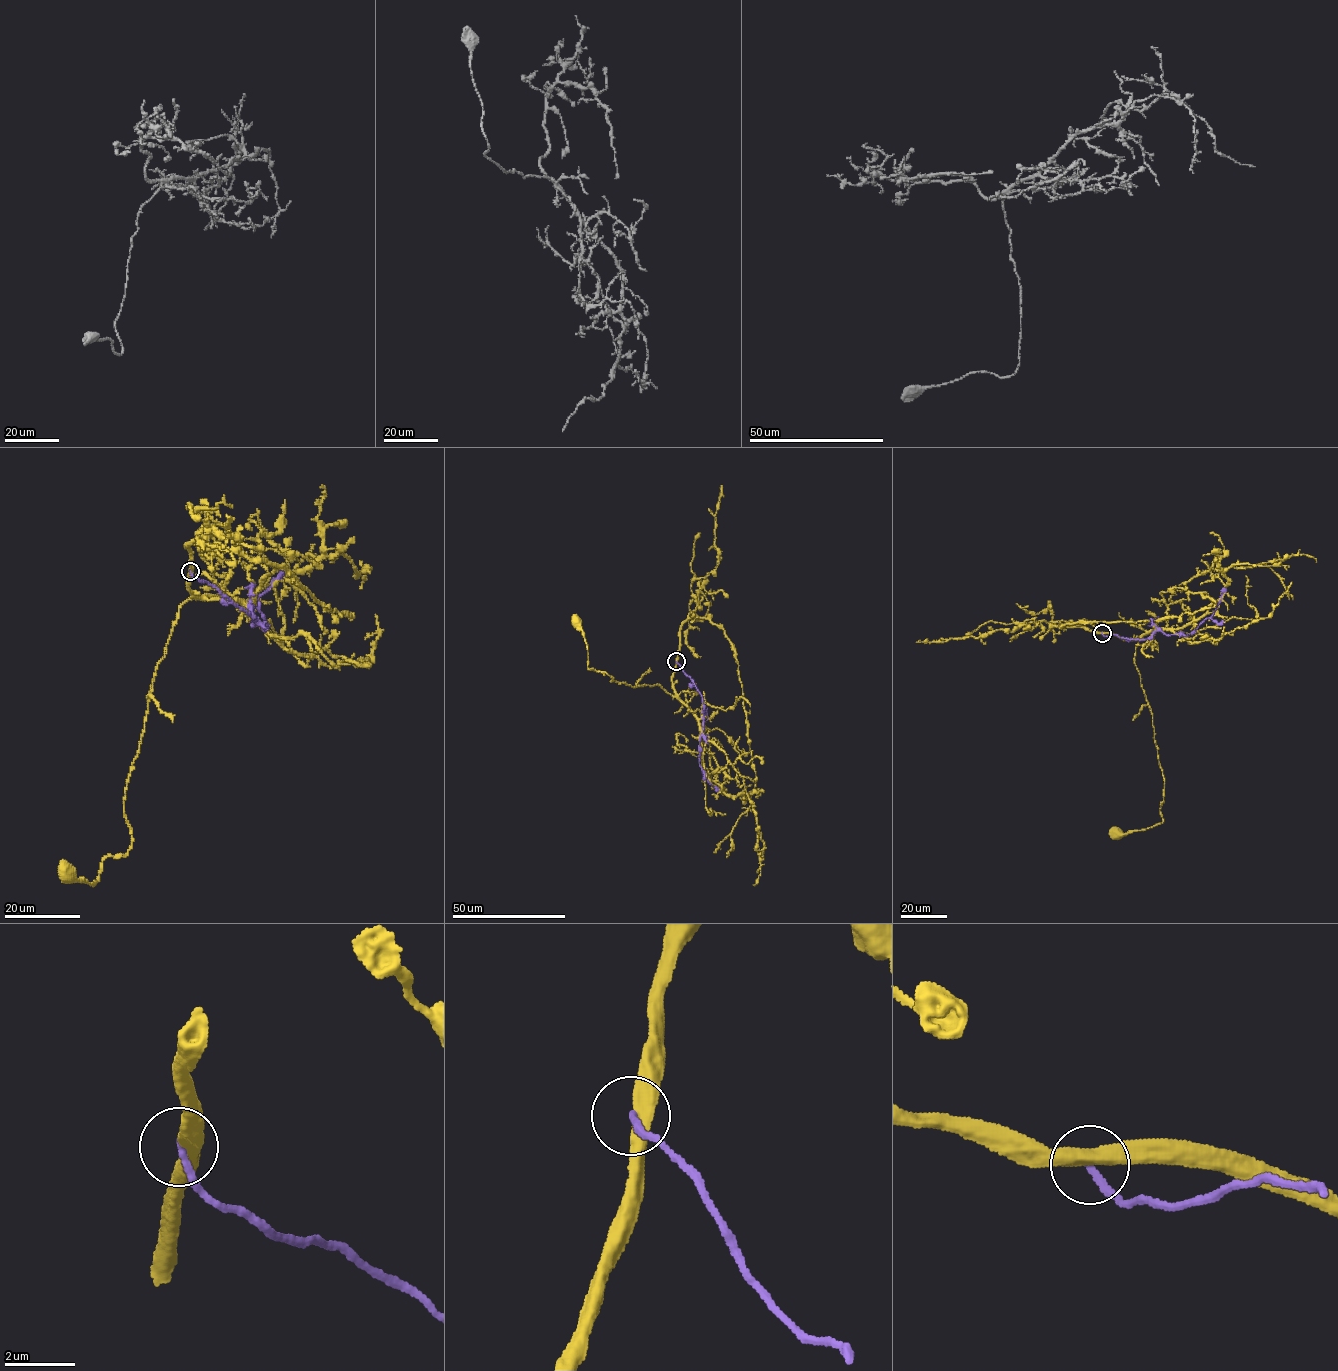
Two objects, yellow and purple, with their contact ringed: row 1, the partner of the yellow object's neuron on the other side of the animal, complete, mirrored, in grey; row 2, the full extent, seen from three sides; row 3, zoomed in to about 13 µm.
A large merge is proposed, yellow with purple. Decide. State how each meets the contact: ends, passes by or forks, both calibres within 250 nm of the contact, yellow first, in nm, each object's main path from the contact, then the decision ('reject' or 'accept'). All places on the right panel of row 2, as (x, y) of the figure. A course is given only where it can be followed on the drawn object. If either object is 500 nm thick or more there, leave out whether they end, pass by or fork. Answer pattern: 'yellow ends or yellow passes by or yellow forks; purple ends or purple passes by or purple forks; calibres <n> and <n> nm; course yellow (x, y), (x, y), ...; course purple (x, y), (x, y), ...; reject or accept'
yellow passes by; purple ends; calibres 480 and 200 nm; course yellow (1101, 633), (1141, 637), (1135, 664), (1153, 717), (1164, 779), (1162, 822), (1116, 833); course purple (1101, 633), (1130, 639), (1149, 638), (1157, 630), (1167, 635), (1190, 635), (1211, 616), (1224, 587); reject

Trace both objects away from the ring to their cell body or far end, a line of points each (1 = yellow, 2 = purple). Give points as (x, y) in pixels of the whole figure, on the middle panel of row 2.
1: (676, 661), (676, 697), (657, 684), (632, 687), (611, 681), (606, 673), (588, 667), (584, 632), (576, 621)
2: (676, 661), (702, 698), (699, 764), (702, 775), (718, 790)

